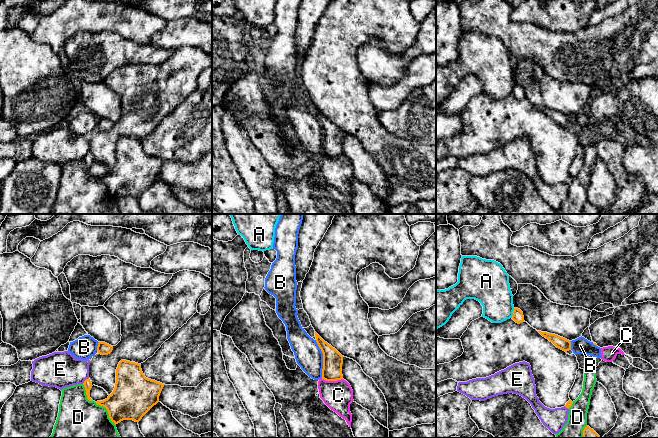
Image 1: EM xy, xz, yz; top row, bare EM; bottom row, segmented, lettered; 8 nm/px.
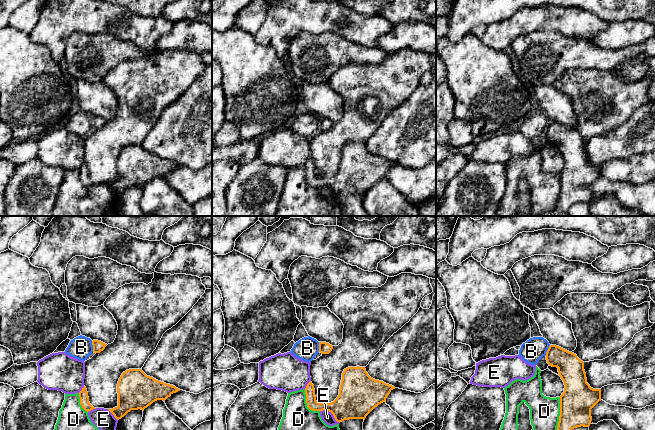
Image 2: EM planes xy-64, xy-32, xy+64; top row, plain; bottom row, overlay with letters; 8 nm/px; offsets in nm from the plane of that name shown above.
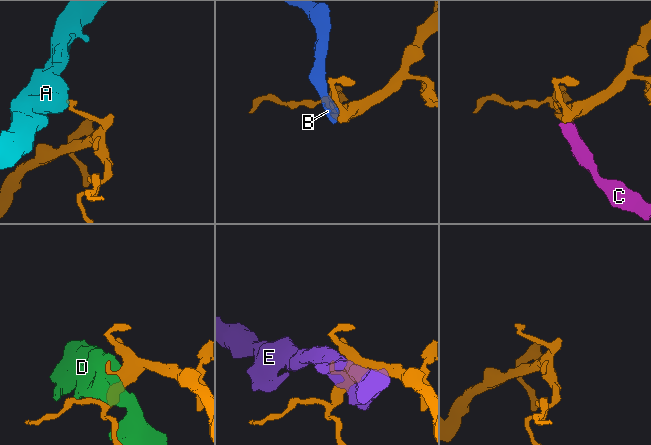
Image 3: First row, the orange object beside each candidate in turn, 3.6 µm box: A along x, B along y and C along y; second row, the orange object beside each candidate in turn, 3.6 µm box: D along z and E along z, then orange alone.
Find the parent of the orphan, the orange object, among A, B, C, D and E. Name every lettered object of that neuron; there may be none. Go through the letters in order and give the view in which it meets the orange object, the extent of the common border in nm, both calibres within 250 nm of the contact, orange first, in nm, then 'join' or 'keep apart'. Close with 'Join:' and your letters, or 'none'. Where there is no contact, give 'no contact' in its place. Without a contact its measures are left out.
A: yz | 80 nm | 90/280 nm | keep apart
B: xz | 300 nm | 160/220 nm | keep apart
C: xz | 180 nm | 160/240 nm | keep apart
D: xy | 260 nm | 340/460 nm | keep apart
E: xy | 80 nm | 70/280 nm | keep apart
Join: none

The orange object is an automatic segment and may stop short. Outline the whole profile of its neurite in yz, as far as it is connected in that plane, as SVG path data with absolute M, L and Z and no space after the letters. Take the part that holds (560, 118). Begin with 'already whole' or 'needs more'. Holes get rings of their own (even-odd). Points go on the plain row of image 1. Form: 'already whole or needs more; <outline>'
already whole; M538 107L543 113L552 118L557 124L567 128L571 126L571 118L563 113L547 108Z

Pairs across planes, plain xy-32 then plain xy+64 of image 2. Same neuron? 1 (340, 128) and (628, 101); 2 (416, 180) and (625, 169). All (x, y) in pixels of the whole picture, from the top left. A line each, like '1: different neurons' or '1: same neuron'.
1: same neuron
2: same neuron

